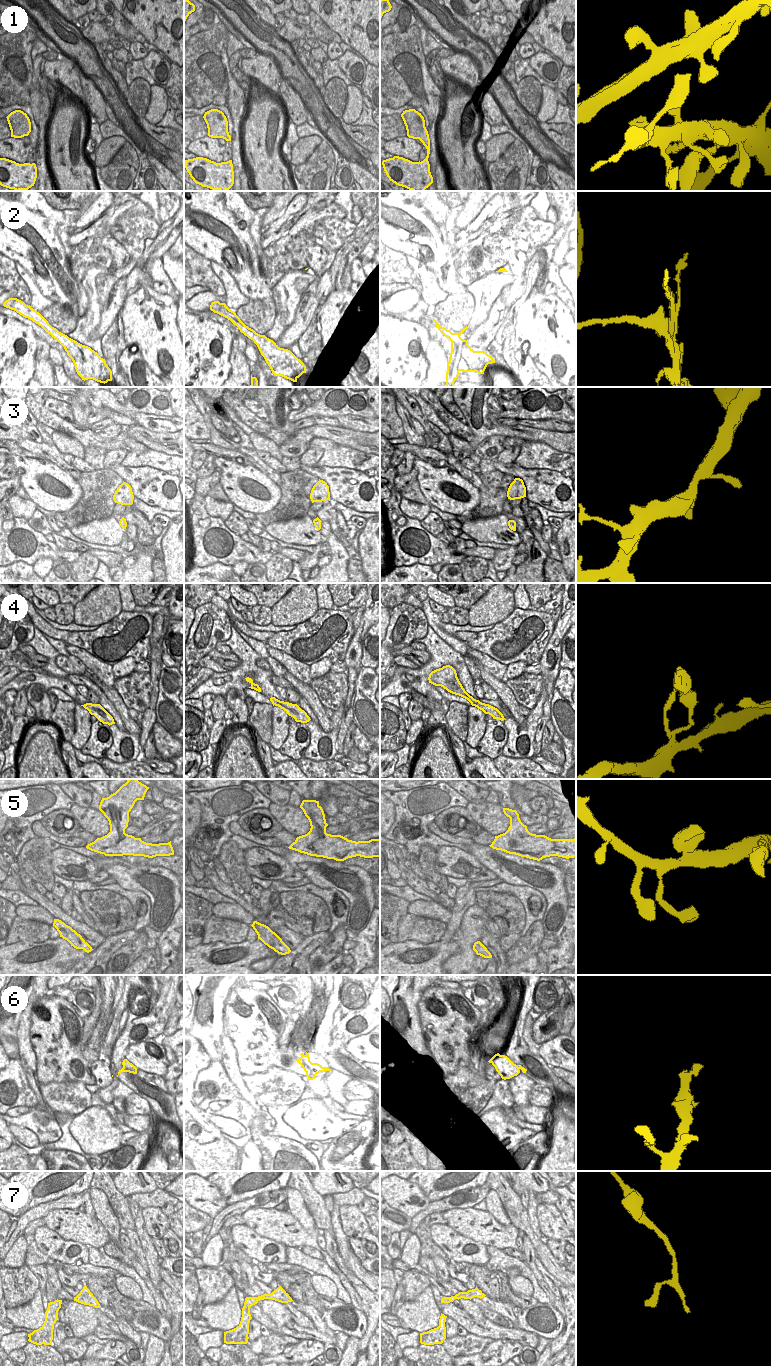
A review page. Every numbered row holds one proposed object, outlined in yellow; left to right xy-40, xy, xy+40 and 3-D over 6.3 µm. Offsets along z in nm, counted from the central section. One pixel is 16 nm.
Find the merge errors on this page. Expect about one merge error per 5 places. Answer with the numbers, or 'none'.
2.

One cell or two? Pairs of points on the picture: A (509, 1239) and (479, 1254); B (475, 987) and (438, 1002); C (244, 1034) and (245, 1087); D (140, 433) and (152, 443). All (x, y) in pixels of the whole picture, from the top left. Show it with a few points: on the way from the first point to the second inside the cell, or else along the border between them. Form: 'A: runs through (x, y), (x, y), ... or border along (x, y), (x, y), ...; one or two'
A: border along (464, 1237), (471, 1238), (486, 1246); two
B: border along (460, 986), (463, 994), (476, 1007); two
C: border along (268, 1075), (258, 1075), (243, 1079), (234, 1078); two
D: runs through (143, 435), (149, 440); one

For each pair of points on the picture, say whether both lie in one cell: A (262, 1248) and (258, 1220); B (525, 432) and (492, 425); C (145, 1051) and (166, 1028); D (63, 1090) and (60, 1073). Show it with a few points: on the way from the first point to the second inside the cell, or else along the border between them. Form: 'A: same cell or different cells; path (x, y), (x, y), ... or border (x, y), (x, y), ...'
A: different cells; border (244, 1224), (259, 1235), (282, 1244)
B: same cell; path (517, 431), (500, 430)
C: different cells; border (165, 1035), (158, 1034), (139, 1042)
D: different cells; border (38, 1082), (81, 1081), (85, 1084)

